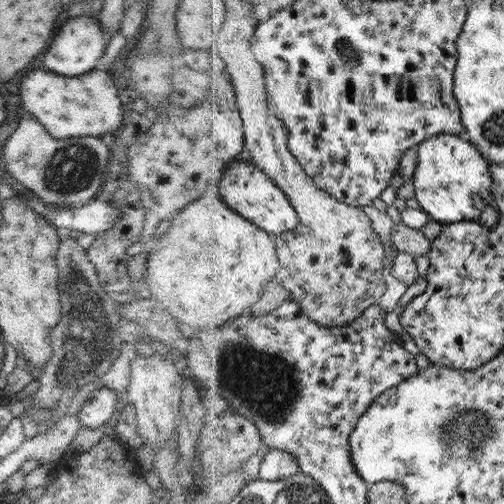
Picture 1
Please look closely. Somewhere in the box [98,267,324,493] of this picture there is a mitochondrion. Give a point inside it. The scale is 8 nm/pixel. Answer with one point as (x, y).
(253, 378)

